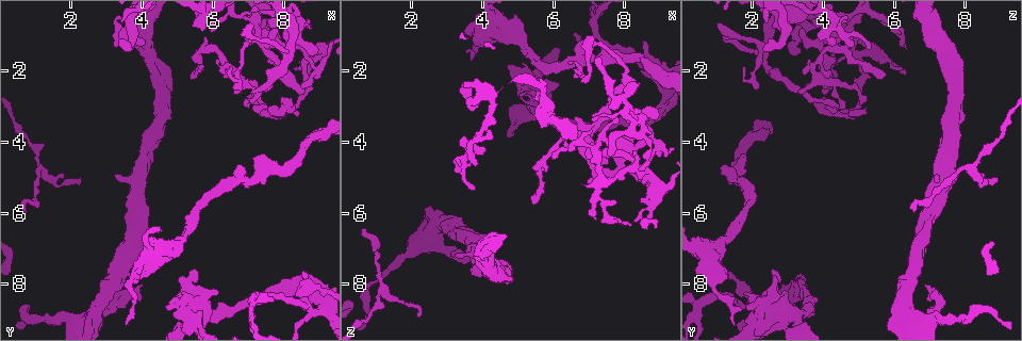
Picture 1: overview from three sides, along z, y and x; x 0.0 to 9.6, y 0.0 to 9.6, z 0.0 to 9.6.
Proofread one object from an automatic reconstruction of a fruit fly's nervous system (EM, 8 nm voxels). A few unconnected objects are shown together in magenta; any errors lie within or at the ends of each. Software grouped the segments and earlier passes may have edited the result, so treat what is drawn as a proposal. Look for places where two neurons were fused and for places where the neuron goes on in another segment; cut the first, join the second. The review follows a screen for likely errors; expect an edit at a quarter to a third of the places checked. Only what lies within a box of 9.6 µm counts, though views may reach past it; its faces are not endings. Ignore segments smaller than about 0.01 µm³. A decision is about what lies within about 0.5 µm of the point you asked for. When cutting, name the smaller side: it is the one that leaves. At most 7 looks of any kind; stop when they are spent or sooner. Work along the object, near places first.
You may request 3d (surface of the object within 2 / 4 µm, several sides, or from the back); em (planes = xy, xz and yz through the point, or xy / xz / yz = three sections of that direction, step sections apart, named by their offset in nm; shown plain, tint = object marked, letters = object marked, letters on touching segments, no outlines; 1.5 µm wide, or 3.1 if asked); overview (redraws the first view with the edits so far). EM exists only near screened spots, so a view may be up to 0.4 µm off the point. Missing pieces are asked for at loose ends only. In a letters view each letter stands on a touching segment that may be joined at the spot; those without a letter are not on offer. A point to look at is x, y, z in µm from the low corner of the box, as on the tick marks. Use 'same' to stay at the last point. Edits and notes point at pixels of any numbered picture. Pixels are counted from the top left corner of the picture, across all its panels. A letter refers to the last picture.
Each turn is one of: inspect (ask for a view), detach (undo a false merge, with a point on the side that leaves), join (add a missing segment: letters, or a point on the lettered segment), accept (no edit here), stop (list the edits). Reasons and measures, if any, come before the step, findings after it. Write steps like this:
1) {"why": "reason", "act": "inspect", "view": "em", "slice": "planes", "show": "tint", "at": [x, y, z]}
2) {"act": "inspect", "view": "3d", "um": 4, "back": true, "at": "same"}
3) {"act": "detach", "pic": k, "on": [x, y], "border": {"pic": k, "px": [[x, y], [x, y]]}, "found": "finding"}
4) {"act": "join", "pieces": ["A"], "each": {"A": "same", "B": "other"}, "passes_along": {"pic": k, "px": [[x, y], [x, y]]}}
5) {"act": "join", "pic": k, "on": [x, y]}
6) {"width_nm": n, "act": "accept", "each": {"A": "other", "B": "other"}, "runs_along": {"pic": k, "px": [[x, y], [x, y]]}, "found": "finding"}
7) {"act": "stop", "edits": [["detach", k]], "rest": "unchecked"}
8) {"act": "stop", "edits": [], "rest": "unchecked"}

{"why": "three arms meet", "act": "inspect", "view": "em", "slice": "yz", "step": 8, "show": "letters", "at": [8.40, 3.20, 4.45]}

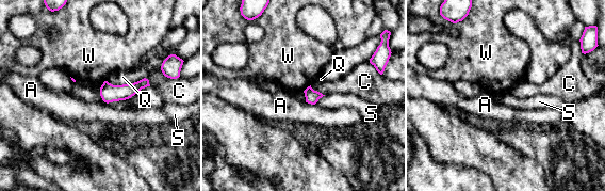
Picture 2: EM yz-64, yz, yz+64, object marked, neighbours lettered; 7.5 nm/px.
{"width_nm": 100, "act": "accept", "each": {"A": "other", "C": "other", "Q": "other", "S": "other", "W": "other"}, "border": {"pic": 2, "px": [[325, 95], [314, 104]]}, "found": "none of them fits"}

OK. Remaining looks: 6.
{"why": "calibre changes", "act": "inspect", "view": "em", "slice": "planes", "show": "tint", "at": [7.25, 0.75, 4.15]}

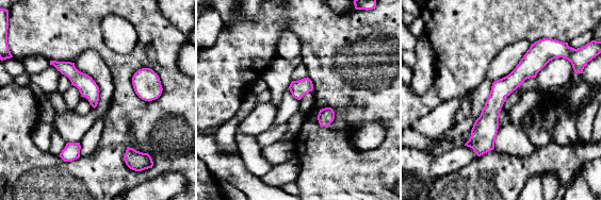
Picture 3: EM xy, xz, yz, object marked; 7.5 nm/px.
{"why": "see the neighbours", "act": "inspect", "view": "em", "slice": "planes", "show": "letters", "at": "same"}

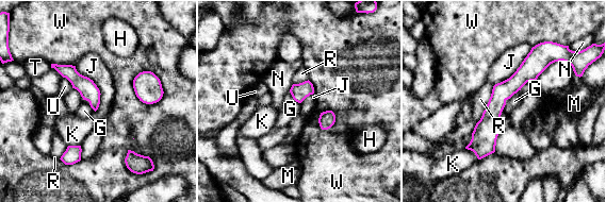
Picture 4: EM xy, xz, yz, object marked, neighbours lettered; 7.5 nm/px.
{"width_nm": 130, "act": "accept", "each": {"G": "other", "H": "other", "J": "other", "K": "other", "M": "other", "N": "other", "R": "other", "T": "other", "U": "other", "W": "other"}, "runs_along": {"pic": 4, "px": [[541, 46], [497, 100], [479, 155]]}, "found": "one neuron here"}

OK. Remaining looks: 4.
{"why": "free end", "act": "inspect", "view": "3d", "um": 4, "at": [5.45, 7.65, 2.60]}

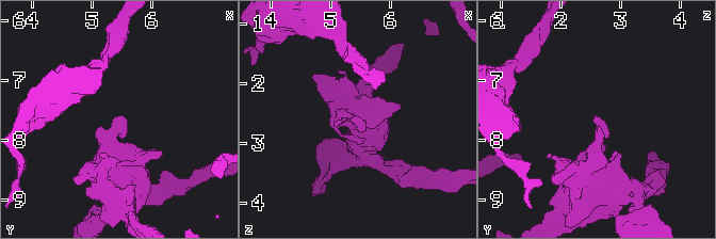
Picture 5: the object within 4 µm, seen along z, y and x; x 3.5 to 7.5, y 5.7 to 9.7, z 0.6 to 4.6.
{"why": "need the tissue", "act": "inspect", "view": "em", "slice": "planes", "show": "letters", "at": [5.50, 7.55, 2.60]}

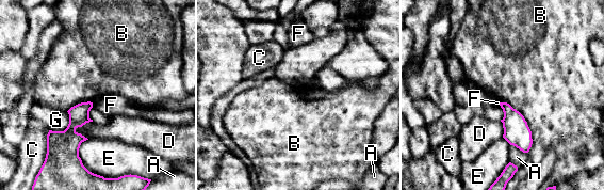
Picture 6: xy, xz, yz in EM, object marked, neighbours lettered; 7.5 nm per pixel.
{"act": "accept", "each": {"A": "other", "B": "other", "C": "other", "D": "other", "E": "other", "F": "other", "G": "other"}, "border": {"pic": 6, "px": [[500, 101], [526, 122], [528, 152]]}, "found": "none of them fits"}

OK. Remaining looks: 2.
{"act": "stop", "edits": [], "rest": "unchecked"}

